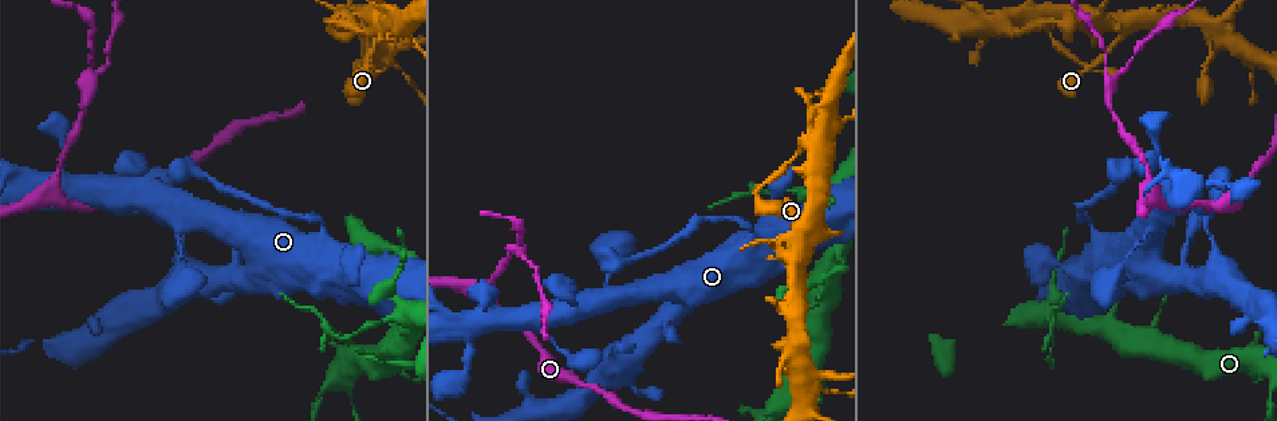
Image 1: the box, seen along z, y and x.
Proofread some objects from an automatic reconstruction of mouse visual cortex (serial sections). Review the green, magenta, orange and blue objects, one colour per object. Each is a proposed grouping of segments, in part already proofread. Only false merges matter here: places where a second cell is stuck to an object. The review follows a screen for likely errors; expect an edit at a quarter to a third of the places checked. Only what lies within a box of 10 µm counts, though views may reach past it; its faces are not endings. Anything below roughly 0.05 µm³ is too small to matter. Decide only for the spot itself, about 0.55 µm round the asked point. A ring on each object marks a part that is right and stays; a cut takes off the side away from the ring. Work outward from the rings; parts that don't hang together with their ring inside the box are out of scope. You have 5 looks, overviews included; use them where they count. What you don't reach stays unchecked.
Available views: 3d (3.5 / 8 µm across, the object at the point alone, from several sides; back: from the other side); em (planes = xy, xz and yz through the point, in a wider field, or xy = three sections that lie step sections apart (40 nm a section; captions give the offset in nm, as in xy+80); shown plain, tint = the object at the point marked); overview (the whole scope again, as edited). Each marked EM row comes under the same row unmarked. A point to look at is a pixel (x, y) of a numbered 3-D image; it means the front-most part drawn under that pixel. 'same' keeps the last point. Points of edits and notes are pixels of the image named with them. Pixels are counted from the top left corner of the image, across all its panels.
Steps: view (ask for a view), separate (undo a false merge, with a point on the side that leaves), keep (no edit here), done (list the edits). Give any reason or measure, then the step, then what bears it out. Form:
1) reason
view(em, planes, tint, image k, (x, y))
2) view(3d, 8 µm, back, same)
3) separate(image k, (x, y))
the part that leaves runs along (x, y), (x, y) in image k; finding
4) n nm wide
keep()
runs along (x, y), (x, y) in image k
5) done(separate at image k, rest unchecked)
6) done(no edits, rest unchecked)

abrupt turn
view(3d, 3.5 µm, image 1, (317, 218))

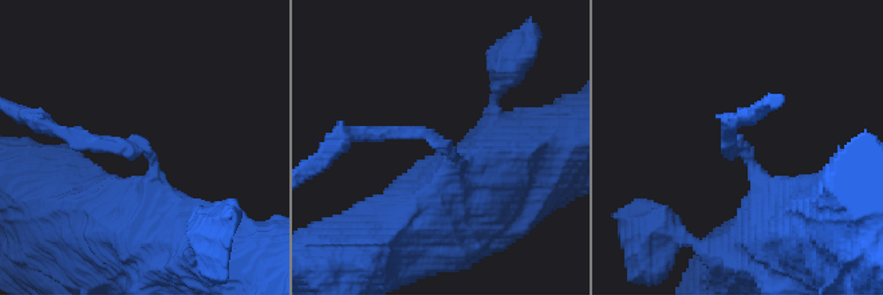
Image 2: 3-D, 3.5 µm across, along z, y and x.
arms of 200, 500 nm
view(em, xy, step 1, tint, image 2, (437, 146))

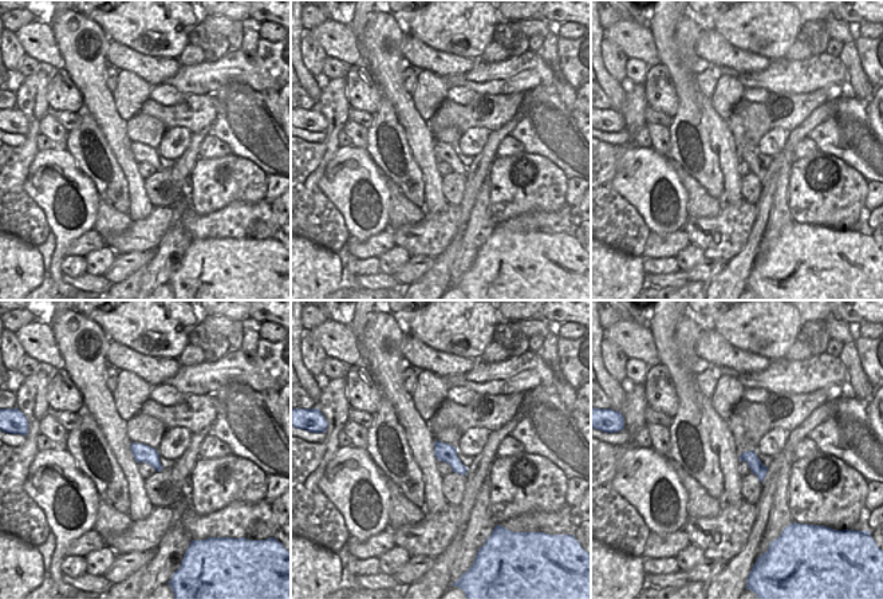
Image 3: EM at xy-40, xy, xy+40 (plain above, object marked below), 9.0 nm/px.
keep()
runs along (148, 219), (152, 157), (140, 145), (58, 133) in image 2; all the same cell

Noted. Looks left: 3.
thin neck
view(3d, 3.5 µm, image 1, (353, 333))

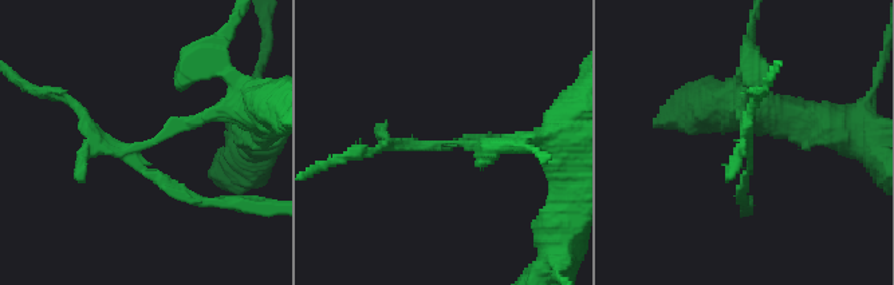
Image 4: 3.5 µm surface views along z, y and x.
view(em, xy, step 5, tint, image 4, (143, 143))

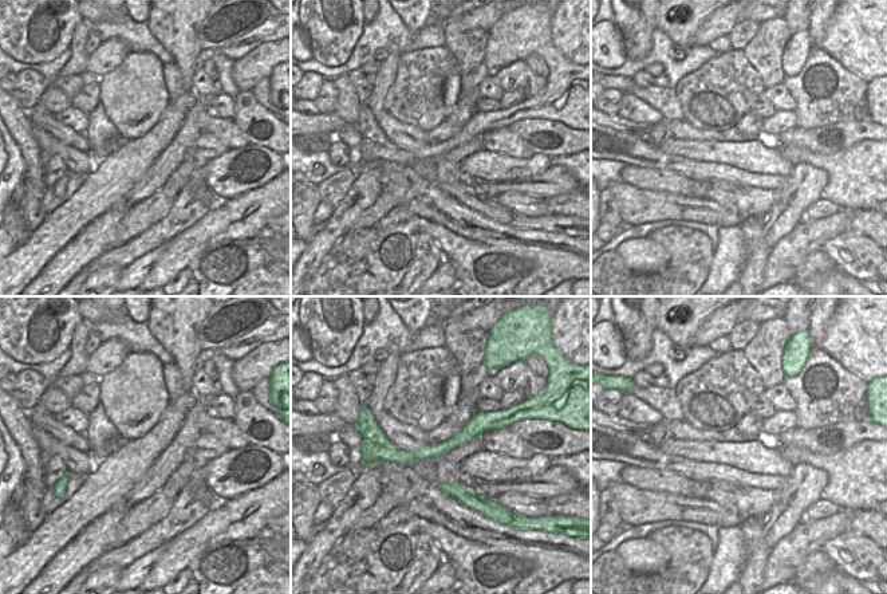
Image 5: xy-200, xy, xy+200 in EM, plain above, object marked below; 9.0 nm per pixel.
130 nm wide
separate(image 4, (105, 145))
border along (446, 441), (453, 447) in image 5; a second cell is stuck on

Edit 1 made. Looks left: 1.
done(separate at image 4, rest unchecked)

